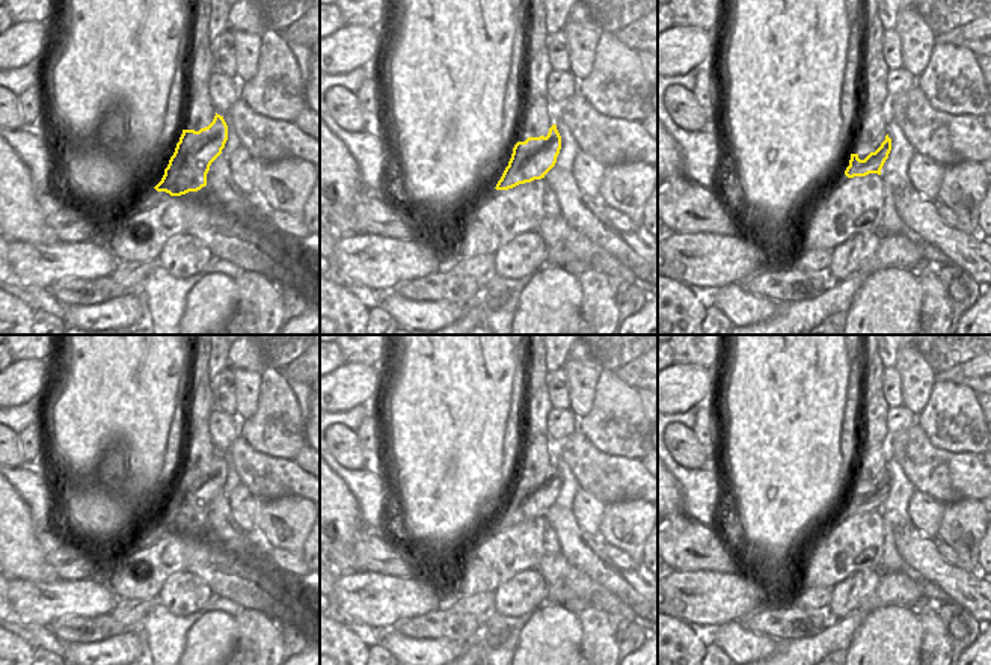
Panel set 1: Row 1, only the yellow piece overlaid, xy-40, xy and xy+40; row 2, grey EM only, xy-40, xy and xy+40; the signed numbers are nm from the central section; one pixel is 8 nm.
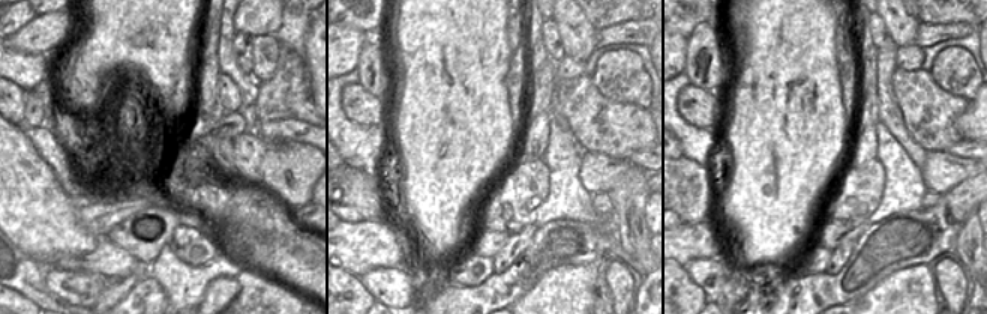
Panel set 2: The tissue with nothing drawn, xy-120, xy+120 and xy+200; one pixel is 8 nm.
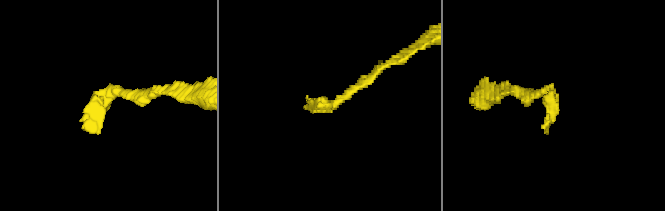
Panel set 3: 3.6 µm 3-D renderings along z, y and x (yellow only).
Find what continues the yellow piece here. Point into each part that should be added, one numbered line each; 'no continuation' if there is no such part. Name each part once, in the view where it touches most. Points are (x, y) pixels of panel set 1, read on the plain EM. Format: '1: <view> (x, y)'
1: xy-40 (148, 539)

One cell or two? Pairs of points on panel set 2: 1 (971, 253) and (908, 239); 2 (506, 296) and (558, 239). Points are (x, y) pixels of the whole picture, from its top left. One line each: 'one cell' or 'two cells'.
1: two cells
2: one cell

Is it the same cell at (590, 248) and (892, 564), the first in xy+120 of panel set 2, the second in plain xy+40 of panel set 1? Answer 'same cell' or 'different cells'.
different cells

